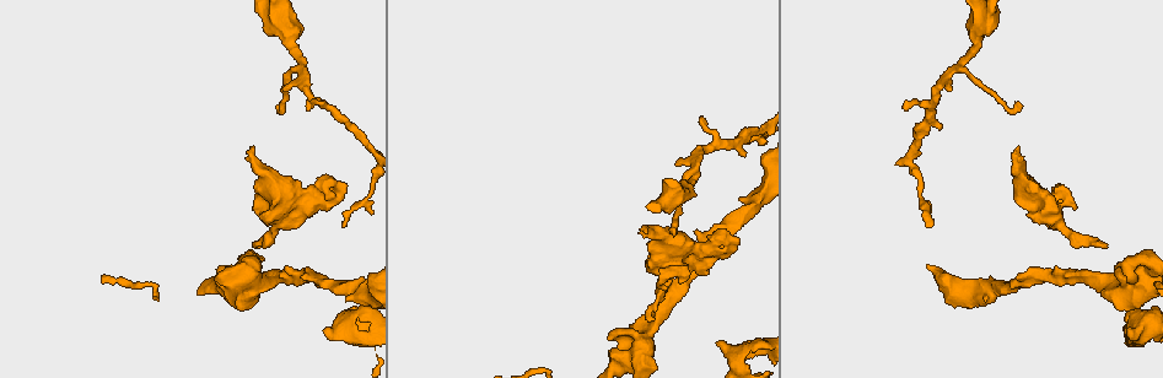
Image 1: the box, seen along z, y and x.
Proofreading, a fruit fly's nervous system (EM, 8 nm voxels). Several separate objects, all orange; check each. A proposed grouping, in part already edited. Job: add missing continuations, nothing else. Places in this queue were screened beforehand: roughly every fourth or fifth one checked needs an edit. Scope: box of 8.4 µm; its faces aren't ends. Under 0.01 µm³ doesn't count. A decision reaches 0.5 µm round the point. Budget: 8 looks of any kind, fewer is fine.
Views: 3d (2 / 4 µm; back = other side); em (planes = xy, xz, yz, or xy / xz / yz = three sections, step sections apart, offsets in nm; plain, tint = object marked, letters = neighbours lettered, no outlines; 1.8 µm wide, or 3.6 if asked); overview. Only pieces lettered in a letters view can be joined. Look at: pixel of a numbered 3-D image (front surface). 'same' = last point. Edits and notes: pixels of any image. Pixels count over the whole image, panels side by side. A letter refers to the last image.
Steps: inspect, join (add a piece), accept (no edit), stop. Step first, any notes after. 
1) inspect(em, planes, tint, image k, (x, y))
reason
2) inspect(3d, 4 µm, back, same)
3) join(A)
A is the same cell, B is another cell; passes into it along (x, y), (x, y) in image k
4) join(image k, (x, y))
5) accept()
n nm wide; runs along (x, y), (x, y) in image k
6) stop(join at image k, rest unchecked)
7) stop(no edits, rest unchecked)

inspect(em, planes, letters, image 1, (703, 117))
free end

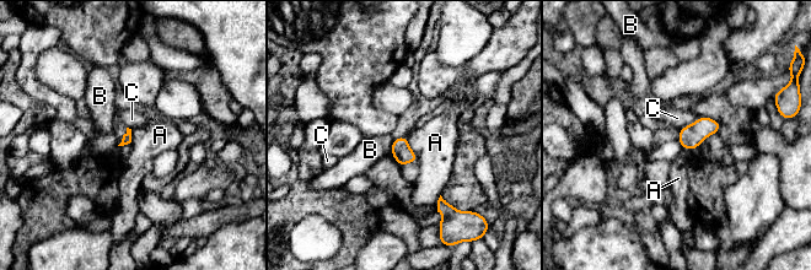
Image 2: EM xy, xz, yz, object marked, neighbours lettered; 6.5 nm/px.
accept()
A, B and C are other cells; border along (406, 136), (418, 161) in image 2; no lettered piece goes on from it

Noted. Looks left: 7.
inspect(3d, 2 µm, image 1, (1014, 149))
branch stops here

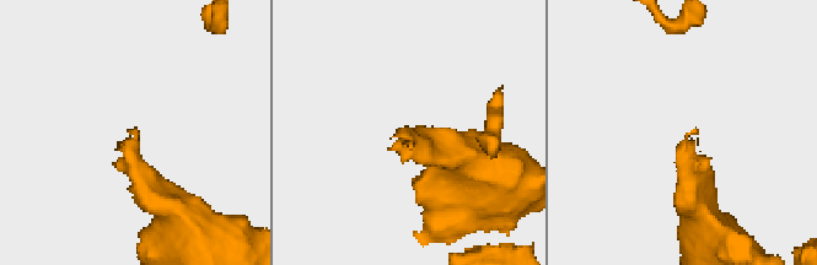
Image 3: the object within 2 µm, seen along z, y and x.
inspect(em, planes, letters, image 3, (401, 142))

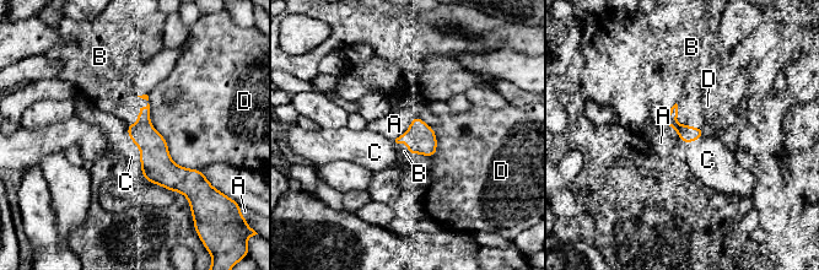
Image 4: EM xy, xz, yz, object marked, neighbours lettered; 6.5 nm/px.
join(B)
B is the same cell, A, C and D are other cells; it goes on there

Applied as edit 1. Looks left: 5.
inspect(em, yz, step 4, letters, image 1, (737, 238))
an open end

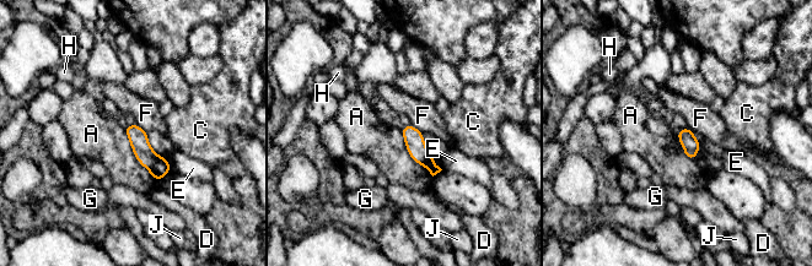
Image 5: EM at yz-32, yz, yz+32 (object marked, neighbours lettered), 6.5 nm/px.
accept()
A, C, D, E, F, G, H and J are other cells; runs along (129, 128), (159, 168), (159, 177) in image 5; no lettered piece goes on from it

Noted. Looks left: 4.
stop(join at image 4, rest unchecked)

